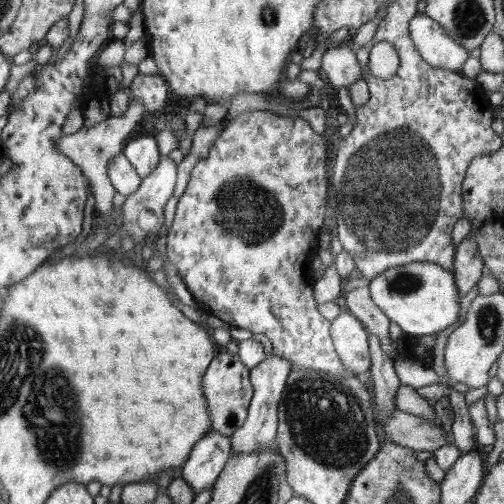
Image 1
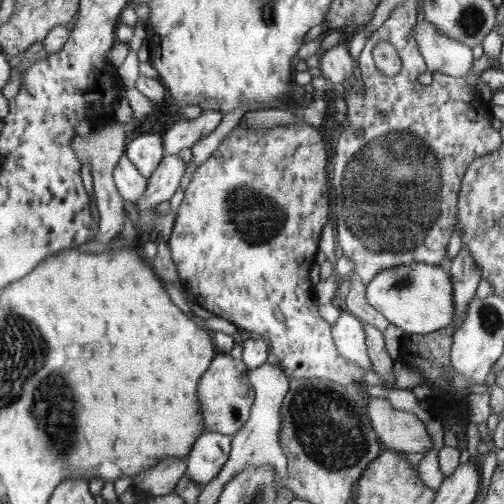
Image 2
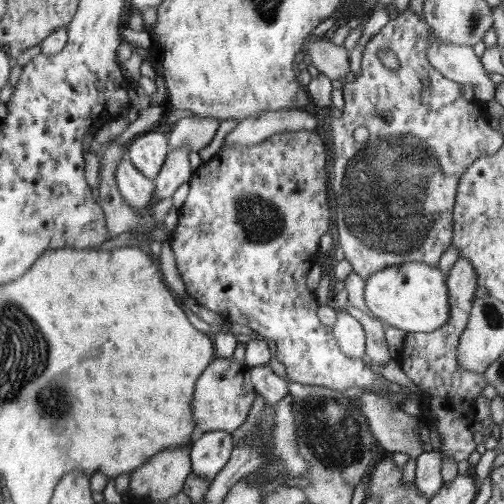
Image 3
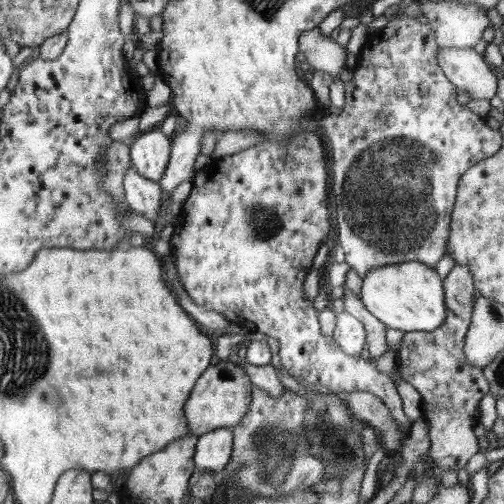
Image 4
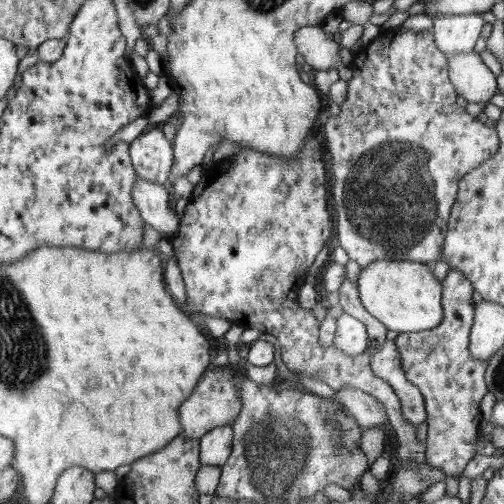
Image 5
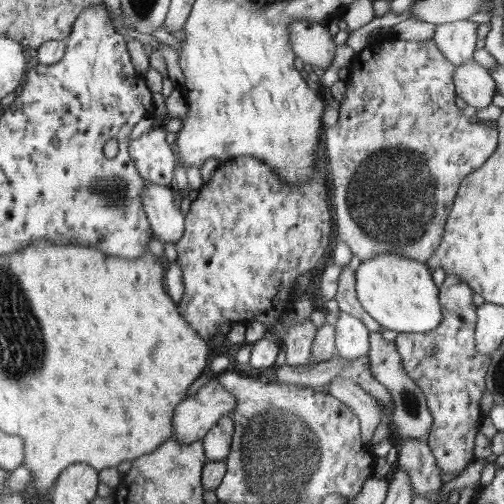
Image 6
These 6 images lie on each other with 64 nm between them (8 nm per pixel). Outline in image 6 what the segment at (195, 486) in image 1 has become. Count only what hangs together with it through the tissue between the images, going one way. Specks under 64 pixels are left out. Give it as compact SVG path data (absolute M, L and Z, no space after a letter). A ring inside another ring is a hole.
M225 418L221 422L217 422L201 440L203 442L203 454L205 454L205 462L225 462L231 450L231 442L233 442L233 422L231 418Z

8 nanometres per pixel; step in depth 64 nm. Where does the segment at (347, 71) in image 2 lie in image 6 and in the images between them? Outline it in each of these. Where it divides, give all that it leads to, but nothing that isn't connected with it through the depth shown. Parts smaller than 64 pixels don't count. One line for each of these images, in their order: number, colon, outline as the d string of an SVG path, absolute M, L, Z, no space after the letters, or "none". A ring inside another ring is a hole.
3: M309 38L305 42L307 54L311 56L311 66L331 82L345 82L349 70L349 54L343 46L333 46L327 38Z
4: M317 28L307 30L299 36L299 54L307 58L307 64L315 72L329 74L333 78L339 78L343 70L347 70L347 54L345 48L335 44L335 38L321 36Z
5: M307 26L295 32L297 52L305 58L313 72L319 70L341 70L339 44L335 38L329 38L321 26Z
6: M295 22L289 30L289 42L295 56L309 64L315 72L327 70L333 64L335 56L335 40L327 32L325 24L315 22Z

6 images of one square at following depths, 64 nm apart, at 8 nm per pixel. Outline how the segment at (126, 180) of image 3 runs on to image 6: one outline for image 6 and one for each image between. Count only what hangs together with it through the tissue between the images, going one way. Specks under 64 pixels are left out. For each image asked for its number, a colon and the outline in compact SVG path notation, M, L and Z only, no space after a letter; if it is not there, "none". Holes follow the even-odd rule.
4: M129 166L123 174L123 188L125 188L125 202L129 204L129 210L155 222L159 206L165 200L159 182L143 178L141 174L135 172L133 166Z
5: M135 178L131 198L145 224L161 232L161 238L171 238L179 228L179 210L169 208L169 190L165 184L153 184Z
6: M147 184L141 190L141 202L153 234L159 242L179 242L183 236L183 208L177 208L171 198L169 186Z

